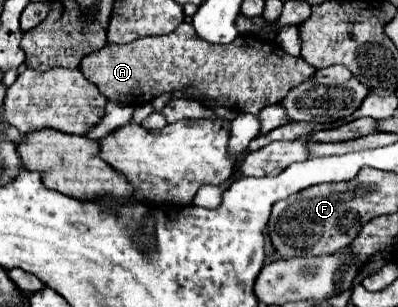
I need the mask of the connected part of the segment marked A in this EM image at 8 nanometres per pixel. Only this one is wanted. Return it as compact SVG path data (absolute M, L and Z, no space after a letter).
M181 23L173 33L161 37L139 37L127 45L107 43L97 53L87 55L79 69L107 99L133 107L149 103L163 93L187 93L189 97L199 95L217 107L253 115L259 115L267 105L279 103L289 89L315 73L313 65L285 53L273 39L245 33L229 45L213 45L201 41L191 23Z

